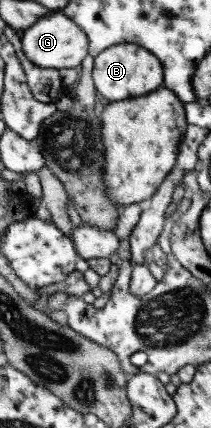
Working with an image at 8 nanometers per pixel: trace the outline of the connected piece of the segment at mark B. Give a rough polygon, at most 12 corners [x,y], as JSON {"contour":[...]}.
{"contour":[[132,43],[93,58],[94,89],[109,102],[163,83],[160,61]]}

